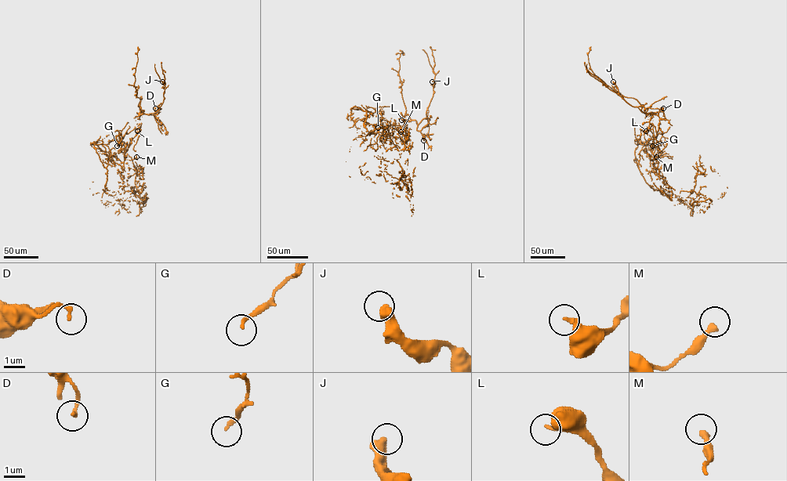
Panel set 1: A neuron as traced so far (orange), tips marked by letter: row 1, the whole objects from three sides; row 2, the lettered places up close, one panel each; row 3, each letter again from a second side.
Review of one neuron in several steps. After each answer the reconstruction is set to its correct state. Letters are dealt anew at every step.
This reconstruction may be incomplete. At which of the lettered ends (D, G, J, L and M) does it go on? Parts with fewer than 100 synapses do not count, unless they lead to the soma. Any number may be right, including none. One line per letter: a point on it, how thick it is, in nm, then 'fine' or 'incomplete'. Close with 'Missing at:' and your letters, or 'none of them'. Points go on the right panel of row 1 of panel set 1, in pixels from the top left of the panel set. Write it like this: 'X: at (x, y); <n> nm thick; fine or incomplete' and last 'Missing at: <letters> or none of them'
D: at (663, 108); 180 nm thick; fine
G: at (652, 146); 170 nm thick; fine
J: at (613, 81); 440 nm thick; fine
L: at (646, 131); 200 nm thick; fine
M: at (656, 157); 320 nm thick; fine
Missing at: none of them

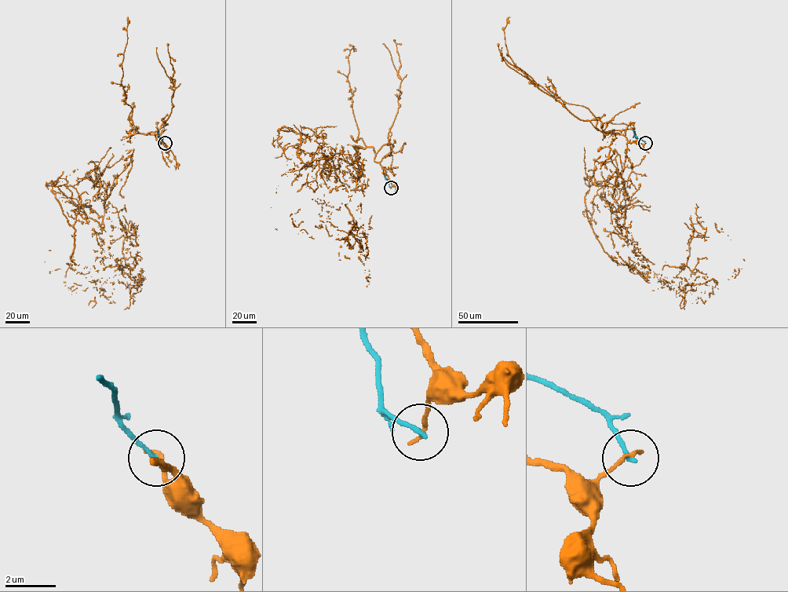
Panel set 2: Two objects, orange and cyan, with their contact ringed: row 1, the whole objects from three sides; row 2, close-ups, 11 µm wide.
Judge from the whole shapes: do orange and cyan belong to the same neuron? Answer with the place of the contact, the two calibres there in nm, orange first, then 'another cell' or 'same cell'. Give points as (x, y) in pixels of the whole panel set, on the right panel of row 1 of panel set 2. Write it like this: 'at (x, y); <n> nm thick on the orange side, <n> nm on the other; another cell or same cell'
at (645, 143); 170 nm thick on the orange side, 190 nm on the other; another cell

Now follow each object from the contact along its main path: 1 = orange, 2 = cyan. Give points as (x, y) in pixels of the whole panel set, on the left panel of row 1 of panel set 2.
1: (165, 143), (129, 135), (103, 200), (99, 238), (129, 277), (91, 301), (49, 250)
2: (165, 143), (158, 129)

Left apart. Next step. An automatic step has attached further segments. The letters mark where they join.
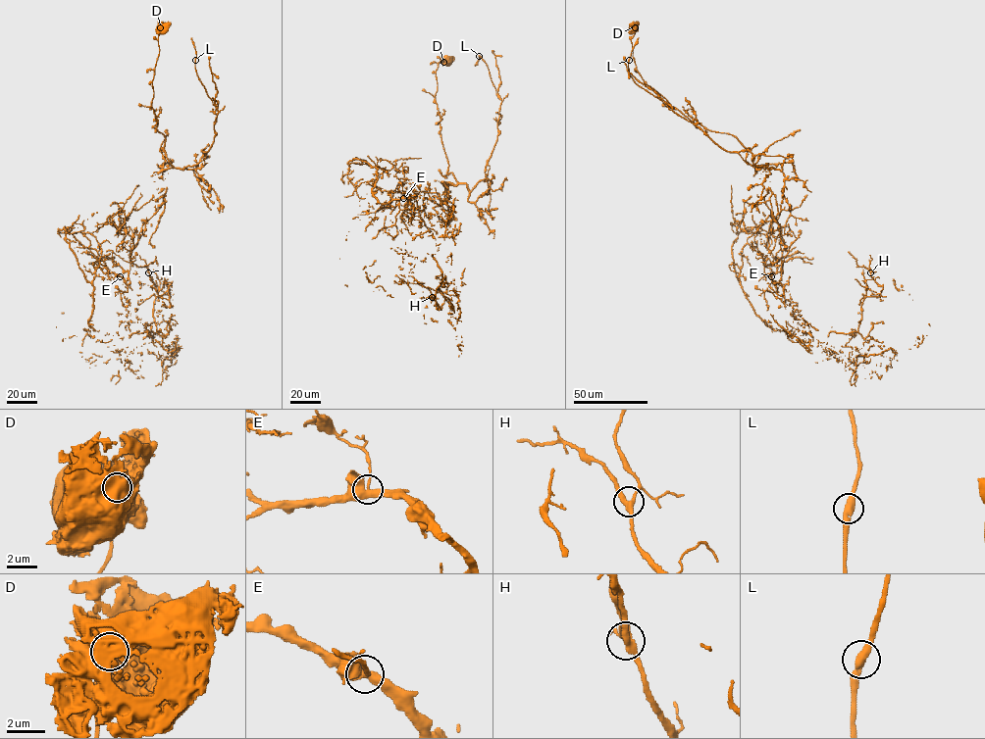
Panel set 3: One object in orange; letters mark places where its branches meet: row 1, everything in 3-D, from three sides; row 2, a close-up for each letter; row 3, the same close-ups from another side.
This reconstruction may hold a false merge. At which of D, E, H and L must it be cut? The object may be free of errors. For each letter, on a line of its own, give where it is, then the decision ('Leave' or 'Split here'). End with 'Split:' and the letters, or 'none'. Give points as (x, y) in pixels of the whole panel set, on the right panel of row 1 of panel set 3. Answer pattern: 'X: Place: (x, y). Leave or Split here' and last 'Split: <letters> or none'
D: Place: (635, 27). Split here
E: Place: (771, 276). Leave
H: Place: (870, 272). Leave
L: Place: (629, 60). Leave
Split: D

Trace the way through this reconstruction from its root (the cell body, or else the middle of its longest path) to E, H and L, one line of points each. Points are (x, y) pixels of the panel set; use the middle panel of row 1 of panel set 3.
E: (446, 59), (438, 63), (435, 101), (457, 184), (445, 184), (445, 204), (423, 198), (414, 216), (403, 198)
H: (446, 59), (435, 101), (457, 184), (407, 217), (443, 236), (441, 310), (432, 297)
L: (446, 59), (441, 58), (436, 71), (440, 134), (447, 172), (470, 191), (487, 179), (501, 103), (479, 56)

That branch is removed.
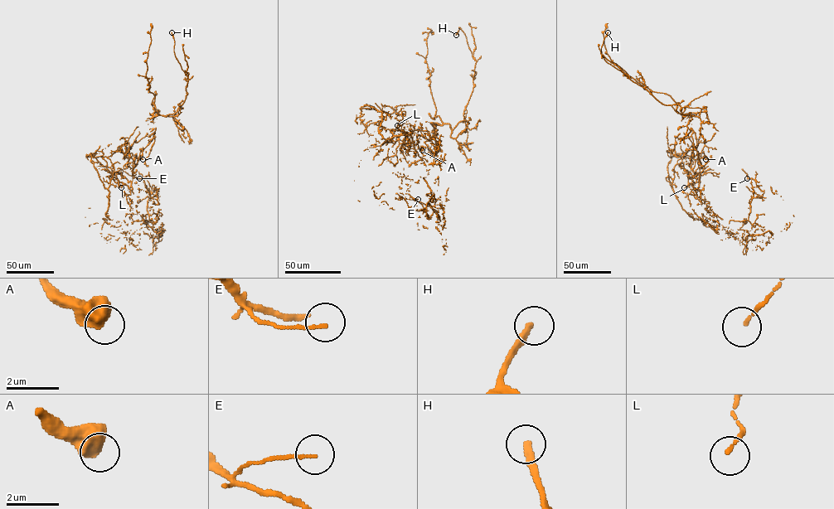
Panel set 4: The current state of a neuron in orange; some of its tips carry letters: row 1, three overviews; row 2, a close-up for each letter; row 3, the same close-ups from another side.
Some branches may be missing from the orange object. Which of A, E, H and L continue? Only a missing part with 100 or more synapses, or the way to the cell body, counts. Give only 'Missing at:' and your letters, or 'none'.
Missing at: none

